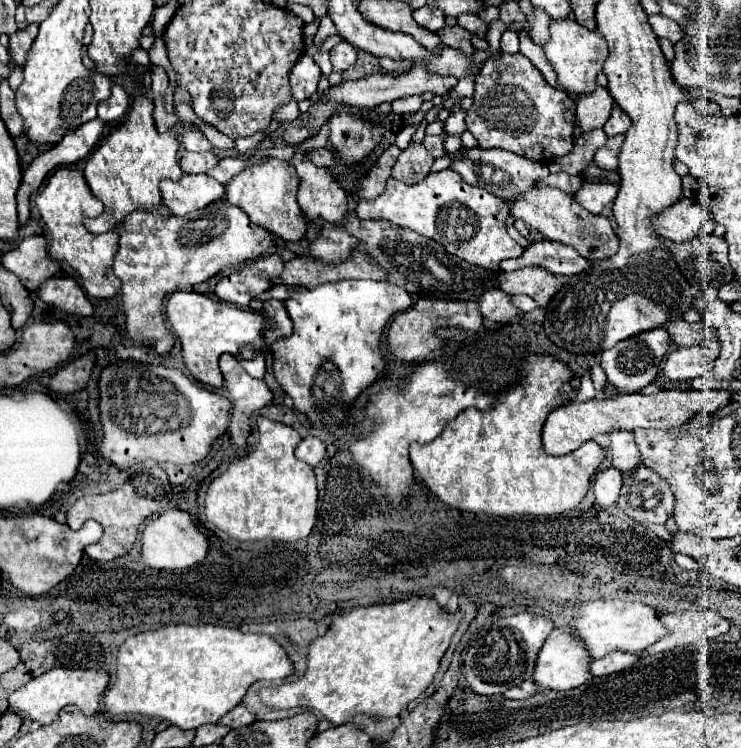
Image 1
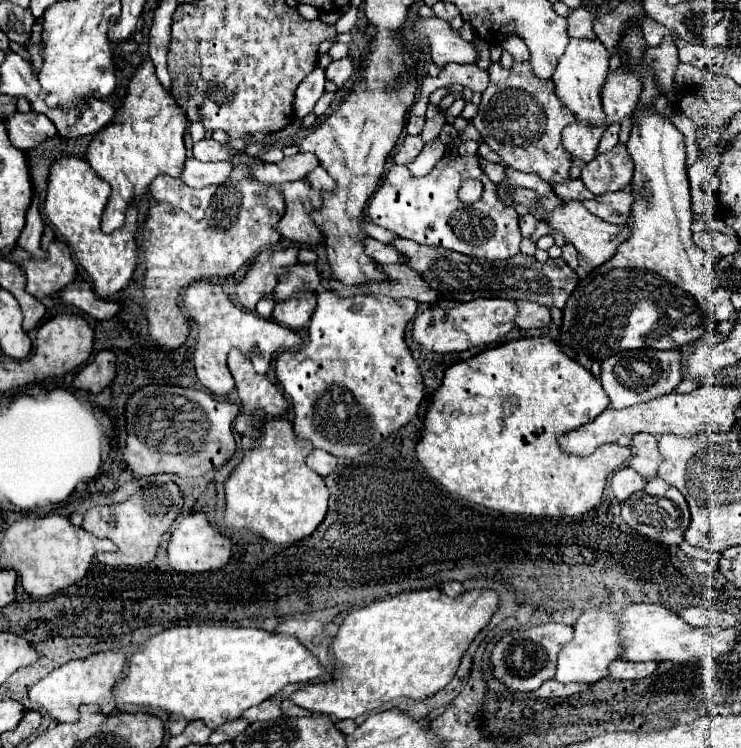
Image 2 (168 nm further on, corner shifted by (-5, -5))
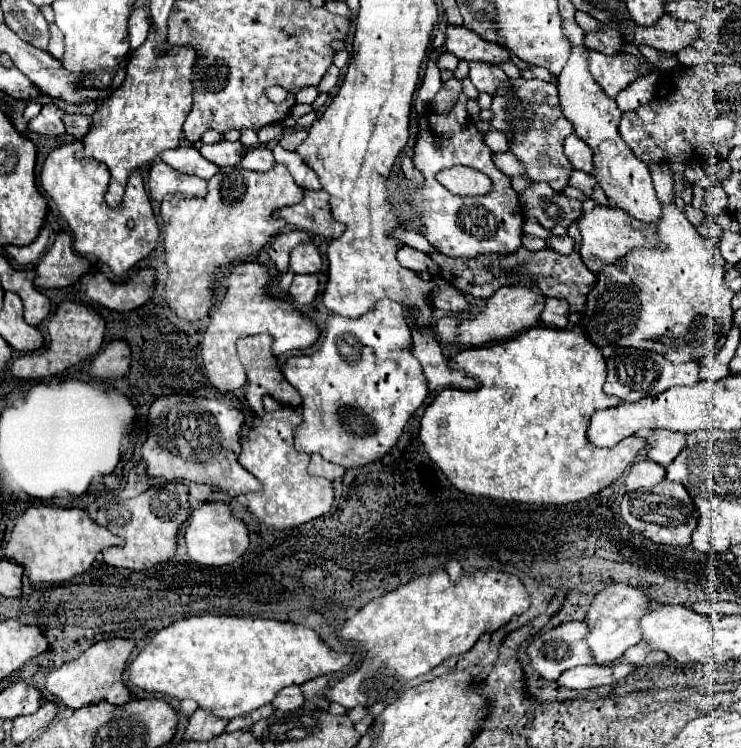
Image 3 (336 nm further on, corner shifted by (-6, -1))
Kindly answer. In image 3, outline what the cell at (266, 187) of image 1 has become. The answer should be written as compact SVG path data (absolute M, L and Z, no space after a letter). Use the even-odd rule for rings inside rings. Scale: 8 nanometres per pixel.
M323 189L305 191L301 203L281 209L281 217L295 229L307 231L311 235L323 235L327 239L335 239L345 231L345 225L333 219L329 195L325 195Z

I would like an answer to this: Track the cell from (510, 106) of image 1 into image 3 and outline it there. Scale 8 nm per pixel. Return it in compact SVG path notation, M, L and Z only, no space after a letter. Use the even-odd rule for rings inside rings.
M511 79L511 89L501 87L493 97L491 129L503 131L511 143L511 153L517 155L527 167L527 177L537 183L549 183L557 193L561 193L571 175L571 163L563 153L563 141L573 133L573 127L563 117L557 99L557 87L541 79Z

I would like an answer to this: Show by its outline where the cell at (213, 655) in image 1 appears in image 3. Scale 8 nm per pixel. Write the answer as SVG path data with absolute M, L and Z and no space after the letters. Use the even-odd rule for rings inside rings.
M195 615L161 629L153 641L133 659L127 669L127 679L129 685L161 693L169 699L193 699L201 709L211 709L211 713L217 717L233 719L271 703L283 687L301 685L319 675L343 669L351 657L351 653L333 651L313 629L305 625L261 617Z

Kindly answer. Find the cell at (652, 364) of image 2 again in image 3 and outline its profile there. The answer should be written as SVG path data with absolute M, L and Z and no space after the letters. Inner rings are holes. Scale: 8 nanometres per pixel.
M615 349L615 353L607 359L607 381L605 381L603 391L607 395L615 395L623 401L639 401L643 397L663 393L673 385L695 385L697 381L699 381L699 365L697 363L673 365L663 355L657 355L653 351Z

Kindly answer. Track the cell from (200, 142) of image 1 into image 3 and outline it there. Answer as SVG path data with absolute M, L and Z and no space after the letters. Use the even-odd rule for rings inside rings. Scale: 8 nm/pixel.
M223 139L223 141L219 141L219 143L215 143L215 145L201 145L201 155L207 159L207 161L211 161L211 163L215 163L215 165L219 165L219 167L227 167L227 165L239 165L241 163L241 159L245 157L245 147L239 143L239 141L227 141L227 139Z

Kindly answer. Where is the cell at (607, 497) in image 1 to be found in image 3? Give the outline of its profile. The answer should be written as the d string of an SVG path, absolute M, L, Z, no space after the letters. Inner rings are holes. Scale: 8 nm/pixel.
M645 459L645 461L635 463L629 469L625 485L627 485L627 491L637 491L641 487L643 489L653 489L661 481L665 481L665 467Z

